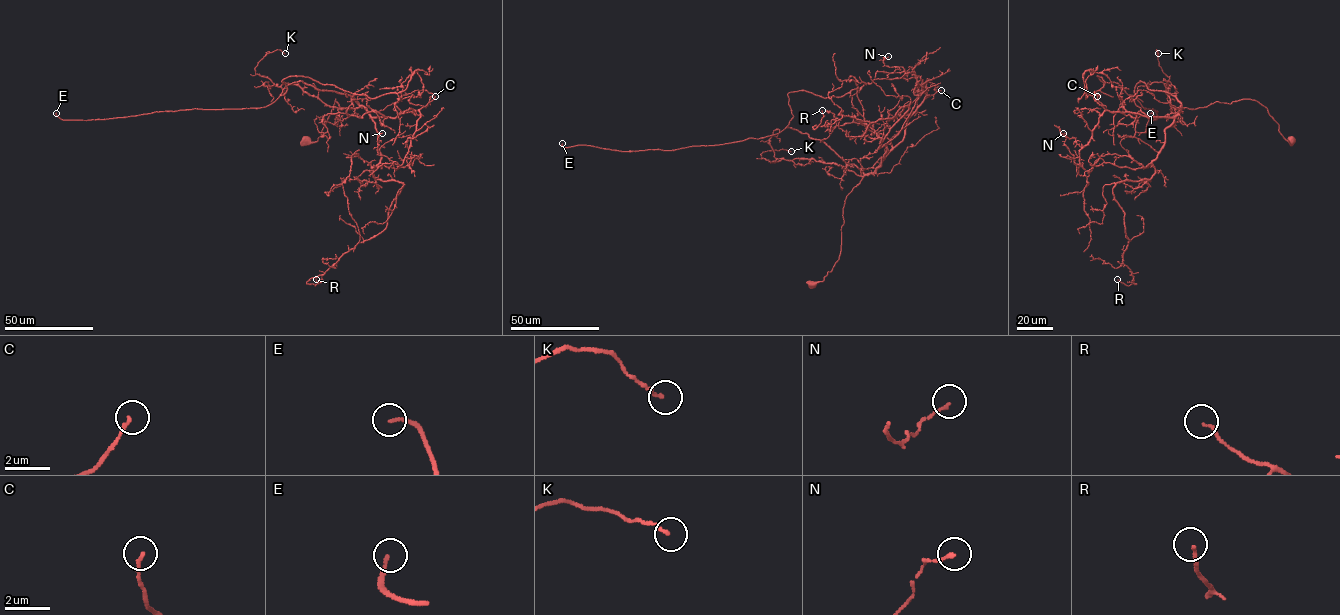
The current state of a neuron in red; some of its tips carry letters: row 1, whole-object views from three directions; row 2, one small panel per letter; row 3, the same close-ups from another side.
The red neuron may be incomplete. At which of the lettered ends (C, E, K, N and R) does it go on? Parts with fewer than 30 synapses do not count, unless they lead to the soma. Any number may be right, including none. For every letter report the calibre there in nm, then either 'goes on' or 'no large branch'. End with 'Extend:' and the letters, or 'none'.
C: 150 nm | no large branch
E: 150 nm | goes on
K: 120 nm | no large branch
N: 120 nm | no large branch
R: 130 nm | no large branch
Extend: E

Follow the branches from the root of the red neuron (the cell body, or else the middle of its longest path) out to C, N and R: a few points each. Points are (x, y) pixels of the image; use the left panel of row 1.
C: (306, 140), (318, 140), (335, 99), (340, 107), (362, 106), (373, 117), (395, 118), (416, 112), (435, 96)
N: (306, 140), (318, 140), (335, 99), (373, 117), (419, 111), (400, 165), (378, 154), (382, 133)
R: (306, 140), (335, 99), (362, 106), (381, 156), (373, 176), (403, 185), (387, 227), (307, 283), (316, 279)

